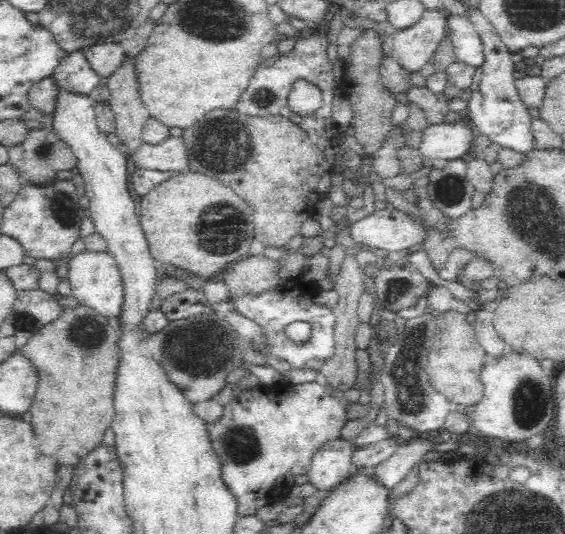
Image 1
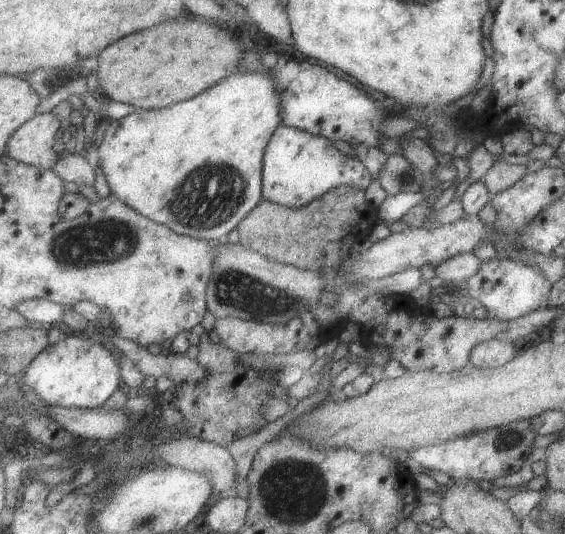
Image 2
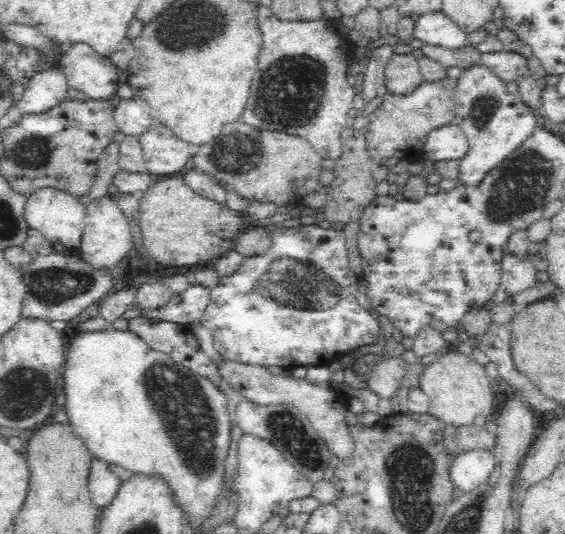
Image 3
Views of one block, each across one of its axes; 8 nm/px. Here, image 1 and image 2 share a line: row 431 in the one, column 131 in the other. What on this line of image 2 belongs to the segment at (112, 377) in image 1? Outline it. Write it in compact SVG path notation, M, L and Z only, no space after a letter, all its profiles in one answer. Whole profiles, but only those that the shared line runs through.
M171 20L135 32L105 48L97 56L98 89L111 100L137 106L137 110L167 108L205 92L231 74L240 73L243 55L230 27L225 32L201 20Z

